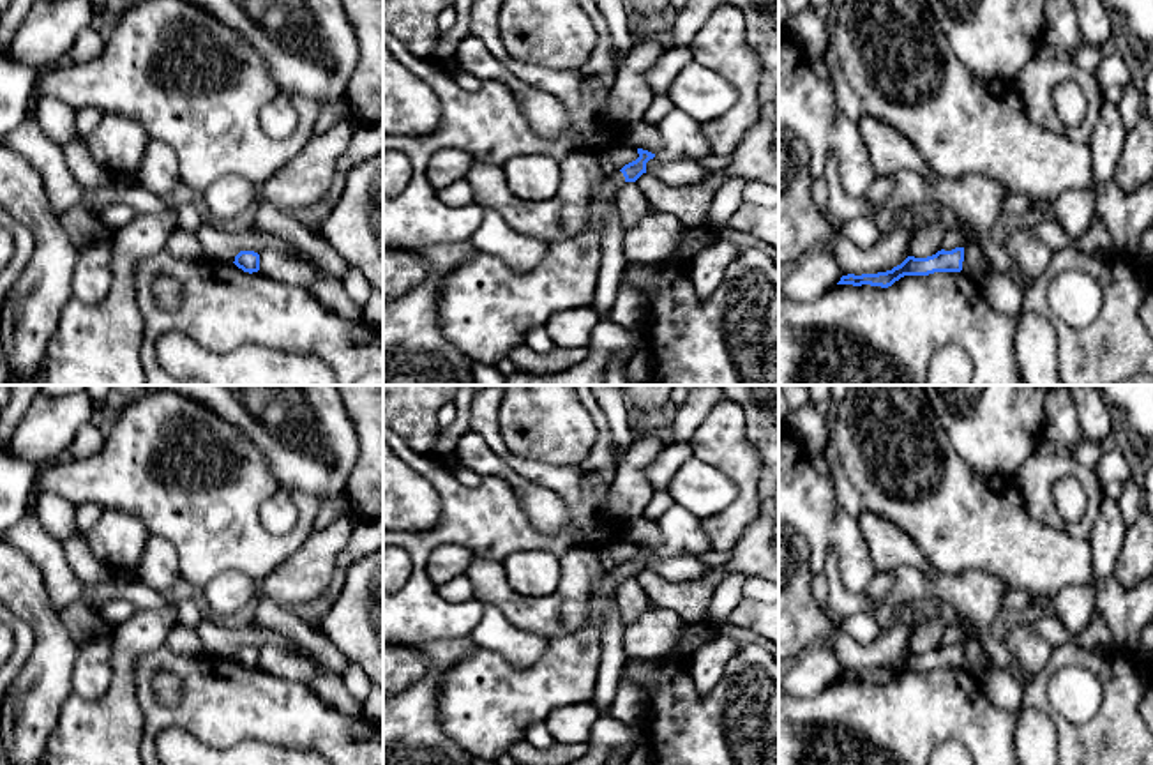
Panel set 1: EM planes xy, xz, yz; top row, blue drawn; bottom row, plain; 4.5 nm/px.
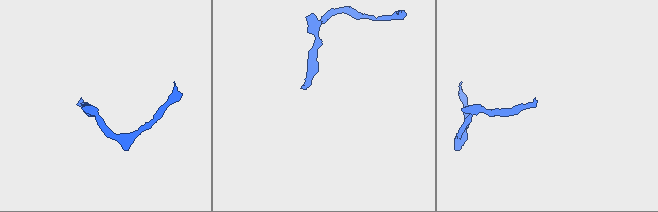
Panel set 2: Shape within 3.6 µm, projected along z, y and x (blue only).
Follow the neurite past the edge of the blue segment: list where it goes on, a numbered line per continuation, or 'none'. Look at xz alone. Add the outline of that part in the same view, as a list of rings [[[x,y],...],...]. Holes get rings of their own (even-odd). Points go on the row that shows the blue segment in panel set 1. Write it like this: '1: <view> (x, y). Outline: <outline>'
1: xz (613, 262). Outline: [[[620,170],[613,173],[604,173],[604,178],[592,193],[592,201],[602,201],[611,207],[611,214],[604,221],[602,267],[599,272],[599,281],[595,284],[595,300],[592,304],[592,309],[600,318],[607,316],[618,292],[618,283],[627,269],[627,260],[622,251],[625,228],[614,207],[614,196],[623,184],[625,177]]]

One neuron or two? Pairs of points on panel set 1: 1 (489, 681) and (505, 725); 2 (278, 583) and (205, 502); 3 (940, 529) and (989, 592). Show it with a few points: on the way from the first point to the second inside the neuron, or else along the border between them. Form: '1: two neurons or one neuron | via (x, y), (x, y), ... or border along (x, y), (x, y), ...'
1: one neuron | via (489, 691), (489, 709), (495, 714)
2: two neurons | border along (301, 546), (256, 583)
3: two neurons | border along (936, 569), (947, 575), (986, 571), (1009, 589)

